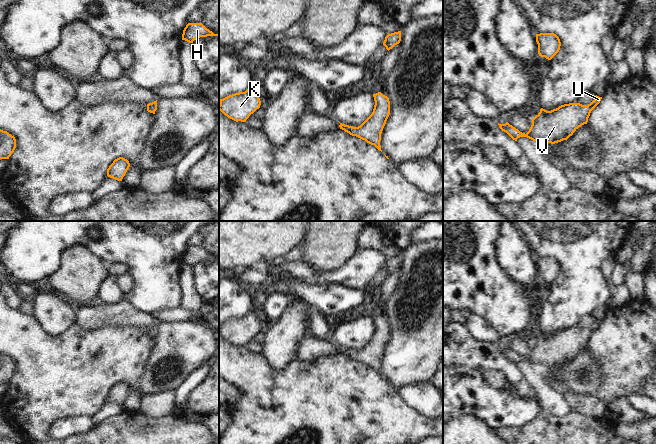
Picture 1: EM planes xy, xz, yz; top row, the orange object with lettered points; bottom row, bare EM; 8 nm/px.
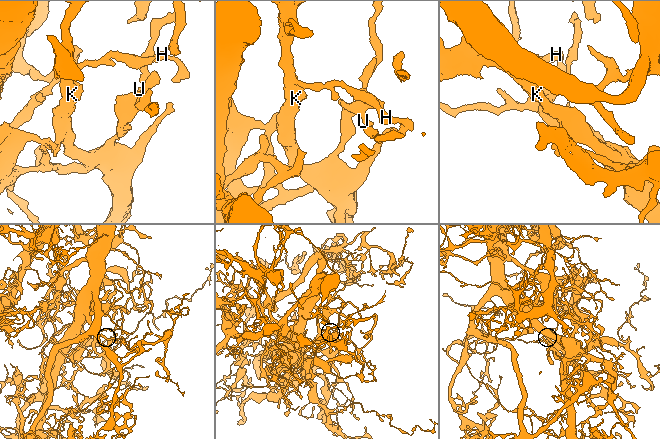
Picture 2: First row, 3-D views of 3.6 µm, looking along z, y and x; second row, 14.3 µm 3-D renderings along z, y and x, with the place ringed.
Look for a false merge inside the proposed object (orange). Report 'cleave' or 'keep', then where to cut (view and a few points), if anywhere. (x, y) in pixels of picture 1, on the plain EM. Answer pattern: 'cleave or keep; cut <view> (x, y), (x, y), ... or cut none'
keep; cut none

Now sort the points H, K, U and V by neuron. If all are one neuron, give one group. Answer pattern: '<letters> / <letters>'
H K U V

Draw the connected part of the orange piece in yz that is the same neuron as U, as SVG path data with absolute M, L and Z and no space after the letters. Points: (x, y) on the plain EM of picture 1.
M596 319L587 330L580 327L569 327L551 335L541 332L532 343L532 349L526 358L508 346L498 347L498 349L515 365L520 361L527 361L541 368L555 368L567 364L579 351L587 348L591 335L600 327L601 323L602 321Z

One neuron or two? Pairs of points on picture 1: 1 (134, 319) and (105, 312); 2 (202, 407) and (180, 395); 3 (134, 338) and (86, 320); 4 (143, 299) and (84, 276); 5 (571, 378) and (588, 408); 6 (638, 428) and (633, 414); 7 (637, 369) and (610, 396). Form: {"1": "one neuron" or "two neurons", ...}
{"1": "one neuron", "2": "two neurons", "3": "two neurons", "4": "two neurons", "5": "two neurons", "6": "two neurons", "7": "one neuron"}

